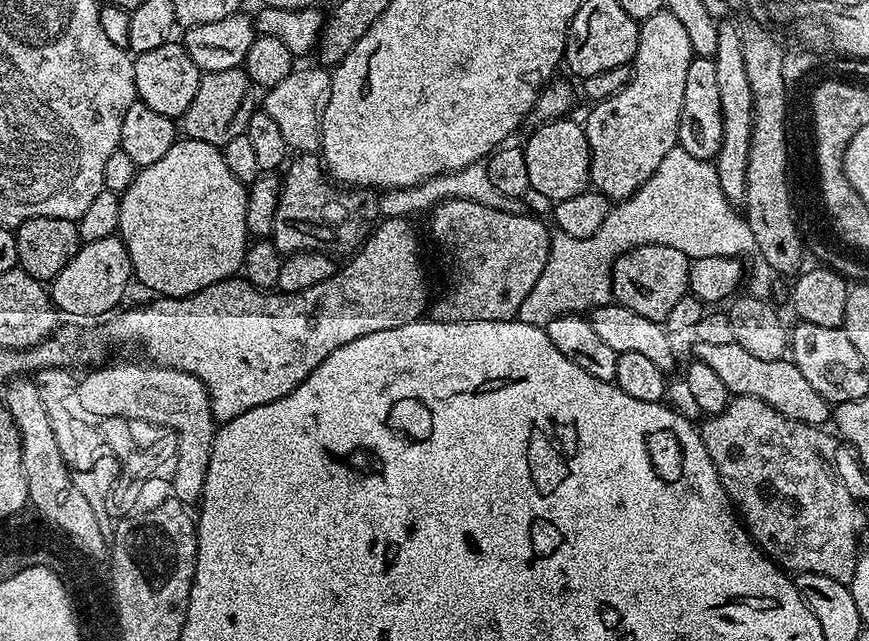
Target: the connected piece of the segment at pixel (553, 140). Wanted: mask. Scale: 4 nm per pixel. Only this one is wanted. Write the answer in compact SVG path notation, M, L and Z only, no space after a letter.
M561 118L541 123L532 137L522 144L526 158L526 170L530 173L530 189L549 202L572 198L582 194L590 181L590 146L584 133L584 124L573 118Z

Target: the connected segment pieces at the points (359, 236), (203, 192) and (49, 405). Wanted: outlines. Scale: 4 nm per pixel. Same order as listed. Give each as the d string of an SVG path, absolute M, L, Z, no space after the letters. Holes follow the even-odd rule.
M300 154L295 159L282 172L278 214L274 214L274 230L270 237L272 245L281 254L309 250L337 254L343 248L359 249L381 219L377 193L372 190L345 190L330 182L319 155ZM296 224L308 224L308 236L296 236Z
M187 138L177 139L176 143L170 146L170 150L166 150L166 154L162 154L162 158L158 158L158 162L154 162L150 166L137 171L134 182L120 198L120 230L118 235L124 241L128 257L132 260L132 270L135 279L137 281L140 279L146 287L153 288L156 294L159 294L161 297L179 298L182 296L193 296L195 292L200 292L206 286L235 277L241 271L244 262L244 252L248 249L250 243L250 233L246 226L247 209L248 188L242 182L238 182L238 178L234 178L234 174L230 174L223 151L217 145Z
M44 368L35 373L34 381L39 386L40 400L44 404L46 417L54 431L55 439L59 447L59 451L64 458L67 467L73 472L90 472L92 465L98 457L98 453L104 439L110 441L109 451L111 453L119 453L120 448L120 432L122 425L118 421L110 422L110 424L97 423L86 419L85 417L75 416L72 410L73 404L79 397L79 381L77 377L73 377L69 369L65 368Z

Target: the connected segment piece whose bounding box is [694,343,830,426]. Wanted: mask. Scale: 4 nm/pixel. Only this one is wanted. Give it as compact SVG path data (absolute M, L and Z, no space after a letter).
M696 344L694 350L695 359L700 360L718 378L722 378L722 386L728 388L733 397L749 396L761 400L778 414L782 414L791 420L797 420L803 424L813 426L827 425L830 420L830 405L810 382L806 382L806 377L802 375L802 370L792 363L791 359L767 360L766 358L754 358L754 354L749 354L742 350L742 346L727 344L726 346L706 346L705 344Z

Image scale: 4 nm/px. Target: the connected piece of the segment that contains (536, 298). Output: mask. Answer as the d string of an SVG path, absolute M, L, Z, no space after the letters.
M677 146L670 150L670 154L666 154L666 158L662 158L662 166L658 166L656 173L634 195L619 201L611 209L602 226L599 226L592 237L572 238L561 231L551 237L546 270L542 270L542 278L538 278L534 290L526 294L526 302L518 306L515 319L524 324L547 326L555 316L584 314L603 304L613 303L612 263L627 249L636 248L640 244L674 246L674 250L682 250L682 254L692 260L719 256L745 258L744 256L756 252L754 234L750 234L747 219L728 203L726 194L722 192L715 163L694 158L694 154L686 154L684 148Z

